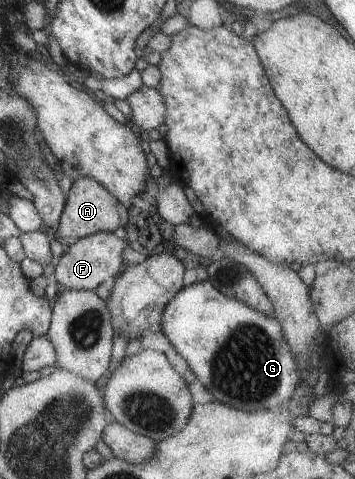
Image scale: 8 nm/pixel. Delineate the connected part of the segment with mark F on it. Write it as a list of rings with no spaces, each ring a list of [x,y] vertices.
[[[96,232],[70,244],[68,251],[57,259],[52,281],[62,283],[68,290],[96,290],[99,283],[119,275],[124,269],[122,252],[126,249],[125,238],[118,238],[114,232]]]

